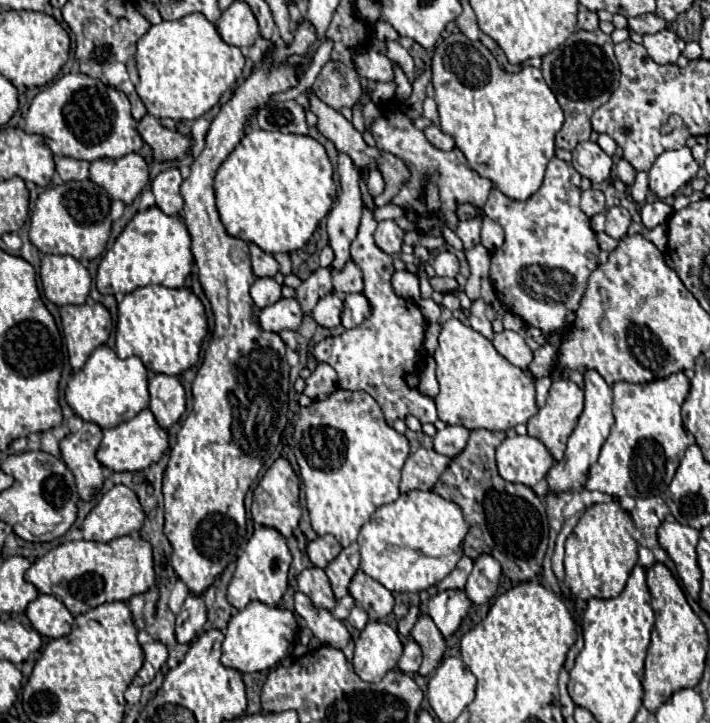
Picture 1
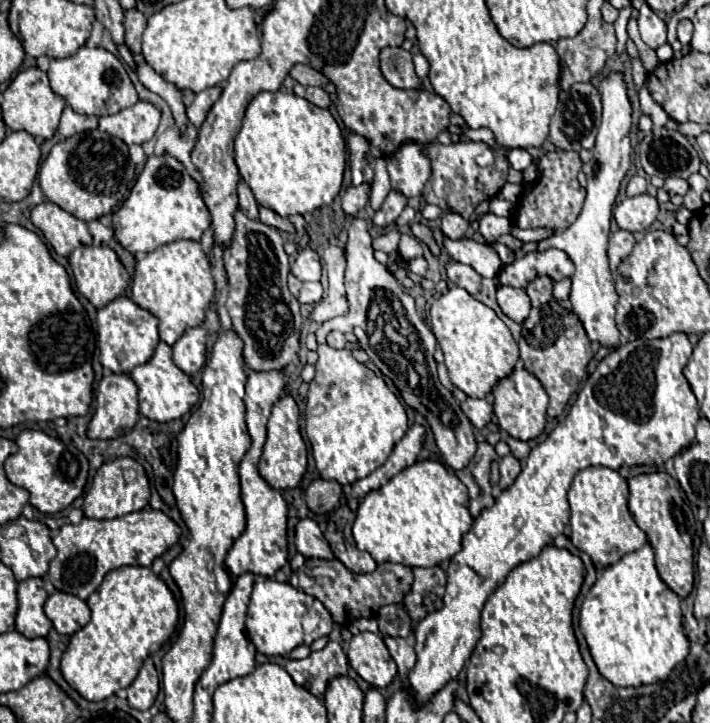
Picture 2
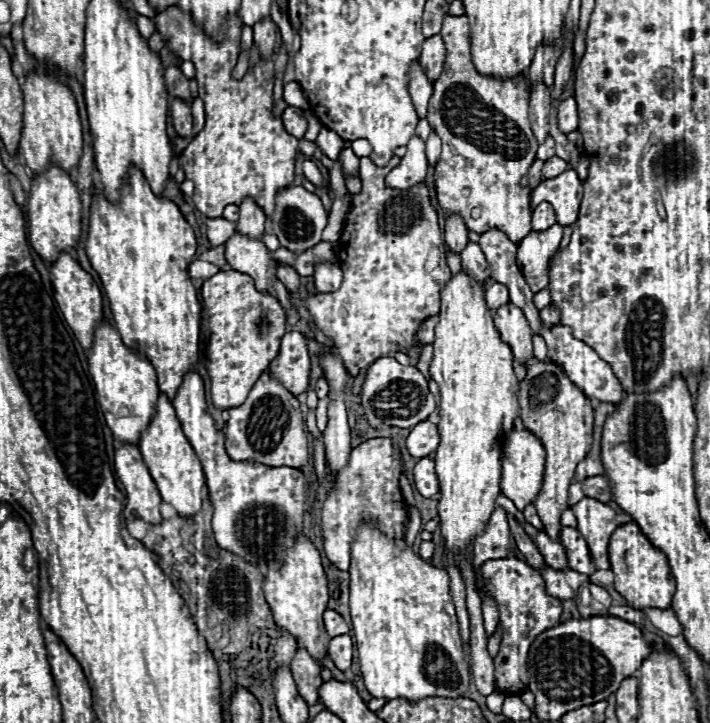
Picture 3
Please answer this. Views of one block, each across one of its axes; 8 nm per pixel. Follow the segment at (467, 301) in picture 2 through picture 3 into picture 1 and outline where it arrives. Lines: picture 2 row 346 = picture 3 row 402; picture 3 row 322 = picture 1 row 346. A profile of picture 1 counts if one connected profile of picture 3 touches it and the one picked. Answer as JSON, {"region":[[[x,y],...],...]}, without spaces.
{"region":[[[458,318],[442,324],[434,360],[440,384],[440,394],[434,402],[442,422],[462,424],[470,430],[510,430],[516,424],[528,422],[538,412],[532,378],[498,354],[488,338]]]}

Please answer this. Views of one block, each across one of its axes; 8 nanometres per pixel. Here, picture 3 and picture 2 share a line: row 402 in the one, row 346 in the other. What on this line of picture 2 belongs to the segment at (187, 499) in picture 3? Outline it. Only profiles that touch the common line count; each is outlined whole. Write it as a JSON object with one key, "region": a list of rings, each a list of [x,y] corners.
{"region":[[[160,342],[154,356],[146,362],[136,366],[130,372],[132,380],[138,386],[138,398],[140,398],[140,414],[156,420],[156,422],[170,422],[180,416],[184,416],[198,400],[198,388],[192,384],[190,376],[184,374],[172,360],[172,346],[166,342]]]}

